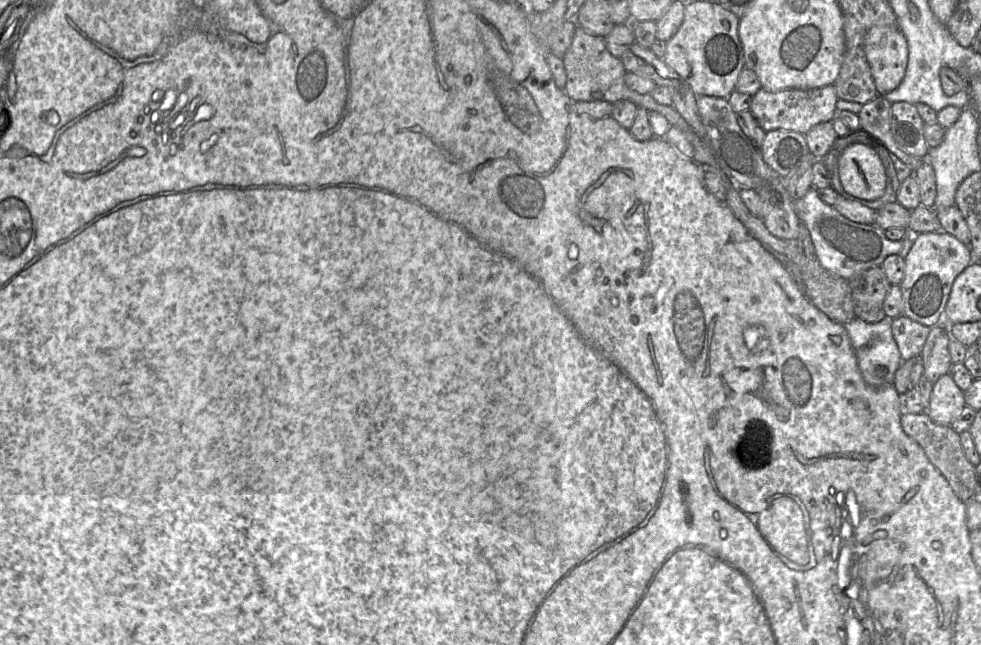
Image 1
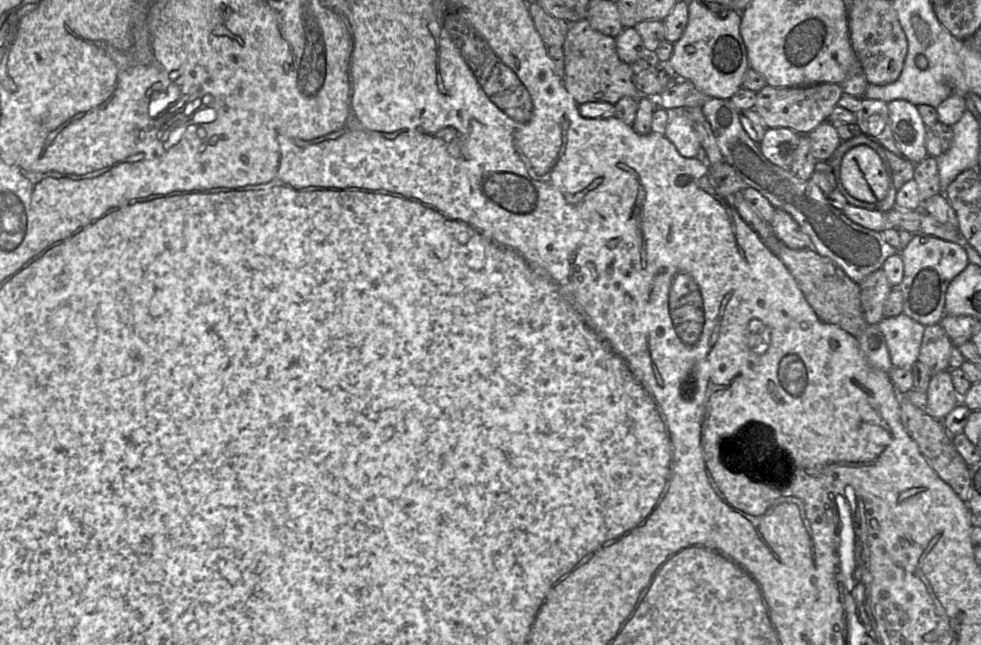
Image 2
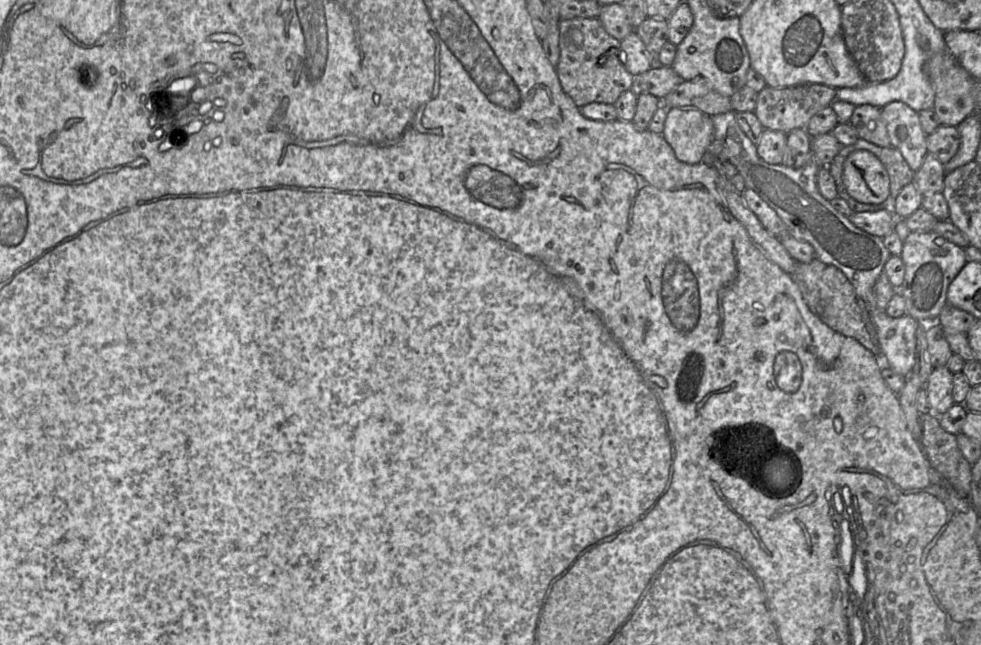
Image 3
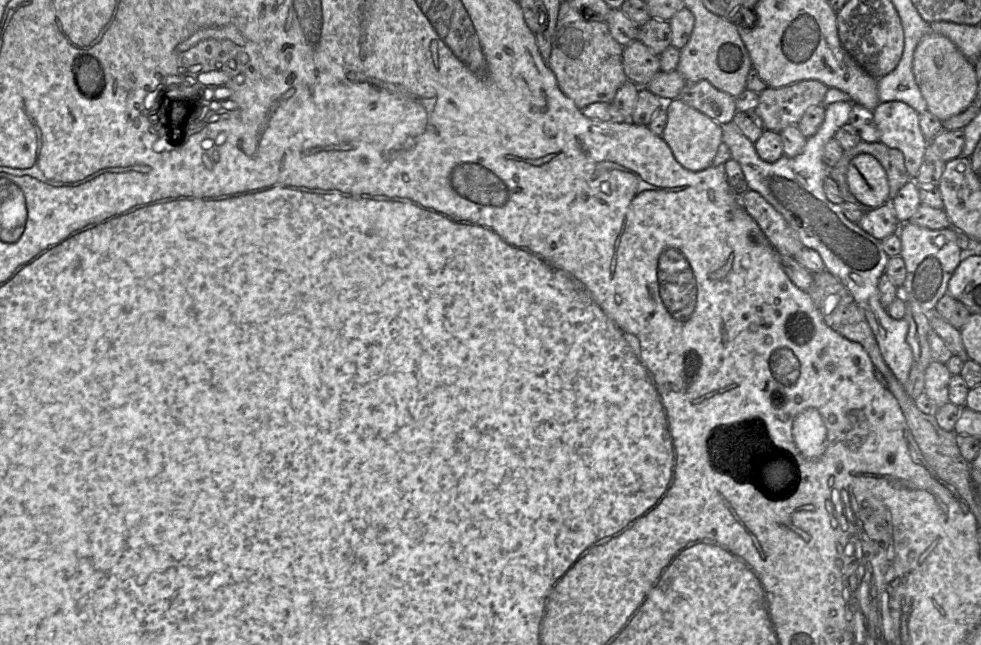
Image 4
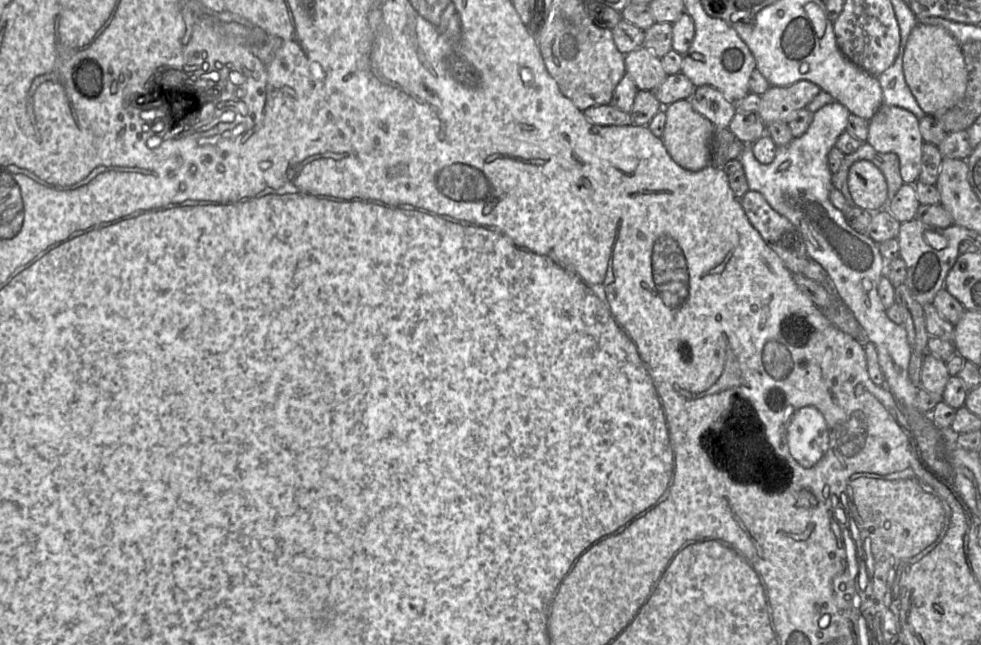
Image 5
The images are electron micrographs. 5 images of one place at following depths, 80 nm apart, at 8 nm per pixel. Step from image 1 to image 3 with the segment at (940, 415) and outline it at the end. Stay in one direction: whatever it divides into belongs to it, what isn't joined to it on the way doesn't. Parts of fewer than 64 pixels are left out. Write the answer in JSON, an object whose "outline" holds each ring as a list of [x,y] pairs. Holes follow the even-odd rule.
{"outline":[[[947,366],[933,368],[925,389],[933,413],[940,416],[955,403],[953,401],[953,373]]]}

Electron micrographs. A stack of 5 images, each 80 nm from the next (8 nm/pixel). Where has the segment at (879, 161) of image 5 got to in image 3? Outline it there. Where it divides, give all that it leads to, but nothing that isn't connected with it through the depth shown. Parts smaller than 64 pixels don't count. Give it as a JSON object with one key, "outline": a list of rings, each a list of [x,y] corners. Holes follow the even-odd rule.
{"outline":[[[861,138],[858,139],[854,146],[855,151],[867,150],[880,159],[889,175],[891,201],[895,200],[907,184],[914,182],[915,172],[911,170],[897,149],[880,147]]]}

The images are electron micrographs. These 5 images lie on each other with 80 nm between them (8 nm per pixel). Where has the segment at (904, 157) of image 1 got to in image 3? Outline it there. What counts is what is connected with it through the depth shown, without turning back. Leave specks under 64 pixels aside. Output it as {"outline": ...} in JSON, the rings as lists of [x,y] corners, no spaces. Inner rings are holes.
{"outline":[[[871,105],[856,106],[849,123],[857,131],[859,138],[880,147],[892,147],[881,117],[881,109]]]}

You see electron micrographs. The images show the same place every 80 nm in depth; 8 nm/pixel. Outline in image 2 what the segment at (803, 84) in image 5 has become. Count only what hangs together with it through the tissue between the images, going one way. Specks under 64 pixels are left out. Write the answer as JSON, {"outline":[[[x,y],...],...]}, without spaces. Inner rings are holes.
{"outline":[[[817,84],[800,87],[776,88],[765,85],[756,94],[754,110],[767,128],[788,128],[799,135],[807,135],[818,125],[827,121],[842,97],[839,84]]]}

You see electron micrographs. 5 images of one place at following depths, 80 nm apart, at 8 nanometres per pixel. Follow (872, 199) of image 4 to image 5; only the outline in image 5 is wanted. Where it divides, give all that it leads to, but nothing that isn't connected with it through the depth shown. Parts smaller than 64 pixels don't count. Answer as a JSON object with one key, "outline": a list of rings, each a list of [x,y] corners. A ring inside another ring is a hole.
{"outline":[[[868,160],[852,164],[848,171],[847,185],[855,207],[877,212],[886,208],[887,183],[883,173]]]}

